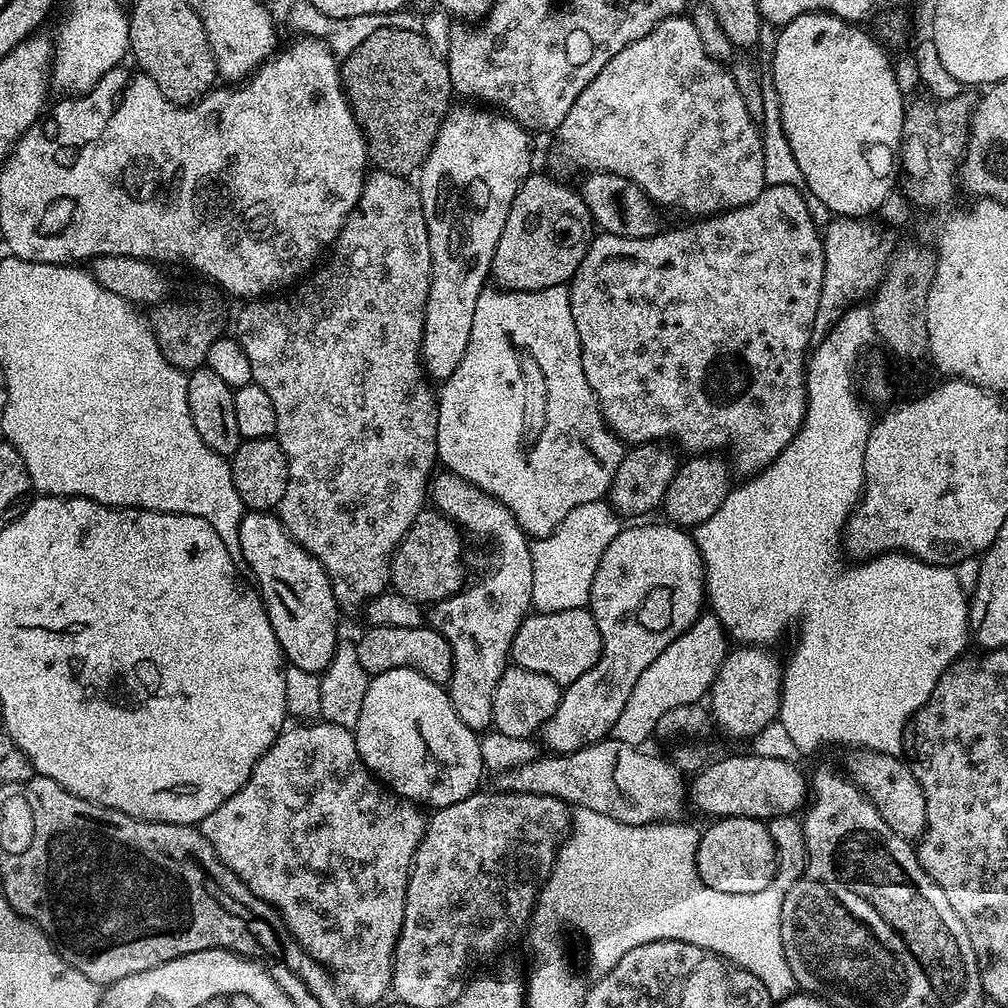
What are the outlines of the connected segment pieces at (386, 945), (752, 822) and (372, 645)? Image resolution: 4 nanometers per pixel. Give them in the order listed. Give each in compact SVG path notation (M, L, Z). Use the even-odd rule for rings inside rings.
M325 722L305 724L308 724L305 728L289 727L281 732L280 737L270 746L270 750L266 750L264 757L254 766L252 776L247 782L234 795L227 796L222 806L218 806L214 814L200 821L198 827L223 864L252 893L279 912L286 927L292 931L292 937L303 946L306 954L310 954L310 958L323 964L332 973L350 1000L352 995L352 1000L356 1004L376 1004L384 995L386 997L389 995L392 986L392 956L396 952L396 943L404 925L408 875L412 872L412 860L424 837L426 816L425 813L420 813L423 811L413 801L397 796L391 788L382 786L380 781L369 773L368 767L358 754L353 729Z
M726 816L716 818L712 824L700 833L698 850L696 851L696 869L710 890L722 890L722 894L758 894L758 890L773 887L776 879L776 851L774 840L770 838L767 823L745 816Z
M406 626L369 627L368 633L361 640L355 641L358 659L364 671L369 674L394 670L395 668L409 668L421 672L430 682L444 686L452 678L452 651L450 642L441 632L435 632L430 626L407 628Z

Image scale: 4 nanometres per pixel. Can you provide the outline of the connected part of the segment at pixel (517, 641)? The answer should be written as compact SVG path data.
M588 608L558 610L557 612L533 611L522 622L522 626L518 626L518 634L514 634L510 660L515 667L546 674L546 678L550 678L556 684L567 686L573 684L582 674L586 674L586 670L593 668L598 662L601 650L602 638L598 634L598 626Z

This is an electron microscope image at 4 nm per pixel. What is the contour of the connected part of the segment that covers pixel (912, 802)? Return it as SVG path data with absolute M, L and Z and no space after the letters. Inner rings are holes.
M867 750L849 752L852 753L848 756L847 775L876 807L878 814L882 814L886 826L890 826L890 830L899 836L919 837L926 824L926 802L911 767L900 756Z

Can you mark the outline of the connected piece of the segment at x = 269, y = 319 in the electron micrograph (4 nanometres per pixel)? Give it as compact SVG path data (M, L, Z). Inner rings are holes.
M373 171L365 179L360 200L356 203L355 210L345 220L344 229L337 234L336 243L332 245L330 252L331 255L333 254L332 261L325 268L317 267L311 273L312 284L301 283L299 286L289 287L283 294L249 299L245 303L248 305L241 310L240 317L236 320L234 336L239 340L242 350L246 350L246 358L250 358L252 383L266 390L266 395L274 406L276 419L274 438L280 443L288 459L286 494L282 494L282 502L278 509L280 523L294 538L294 542L302 545L326 570L337 605L344 610L347 608L360 610L368 601L382 594L389 587L392 575L392 555L402 542L406 530L410 530L414 518L418 518L421 512L425 511L432 478L438 468L436 459L438 396L434 388L432 392L433 385L426 379L424 365L420 358L426 298L430 294L432 281L432 259L426 214L422 210L419 187L411 179L395 176L389 172Z

